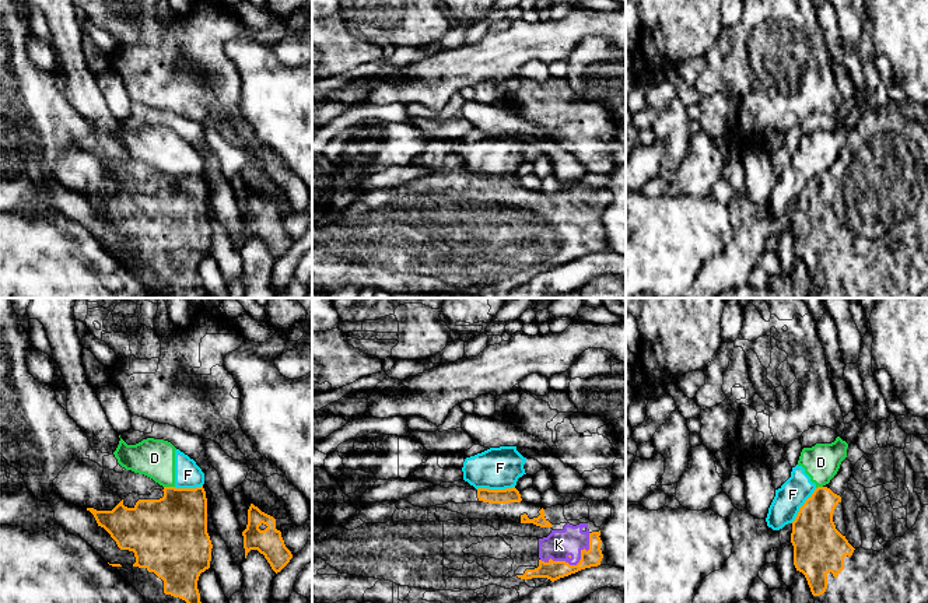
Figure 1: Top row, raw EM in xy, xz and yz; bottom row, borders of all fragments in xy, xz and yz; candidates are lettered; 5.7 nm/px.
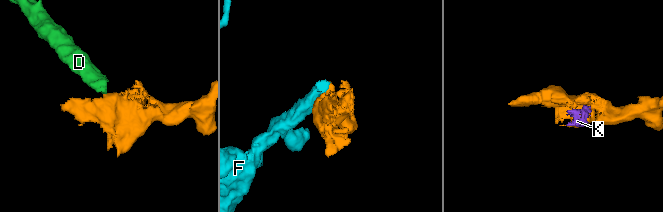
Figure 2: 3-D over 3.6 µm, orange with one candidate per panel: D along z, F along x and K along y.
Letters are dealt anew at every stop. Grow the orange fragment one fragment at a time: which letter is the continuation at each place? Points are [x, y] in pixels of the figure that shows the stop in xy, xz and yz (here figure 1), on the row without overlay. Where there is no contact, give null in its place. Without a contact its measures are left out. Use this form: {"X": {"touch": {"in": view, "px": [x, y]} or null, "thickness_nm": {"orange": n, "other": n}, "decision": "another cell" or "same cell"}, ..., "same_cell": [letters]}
{"D": {"touch": {"in": "xy", "px": [170, 174]}, "thickness_nm": {"orange": 400, "other": 220}, "decision": "another cell"}, "F": {"touch": {"in": "xz", "px": [494, 176]}, "thickness_nm": {"orange": 90, "other": 240}, "decision": "another cell"}, "K": {"touch": {"in": "xz", "px": [577, 251]}, "thickness_nm": {"orange": 110, "other": 170}, "decision": "same cell"}, "same_cell": ["K"]}

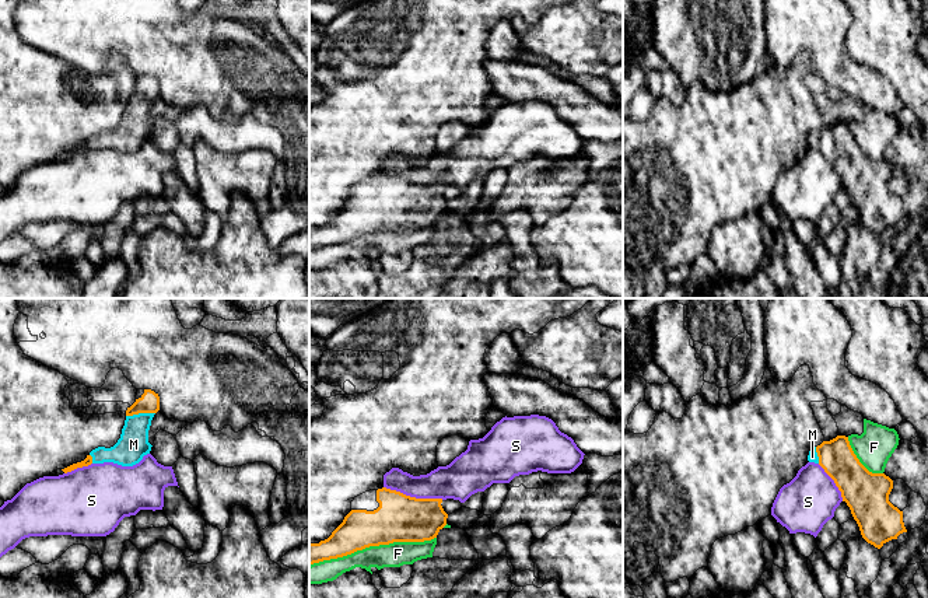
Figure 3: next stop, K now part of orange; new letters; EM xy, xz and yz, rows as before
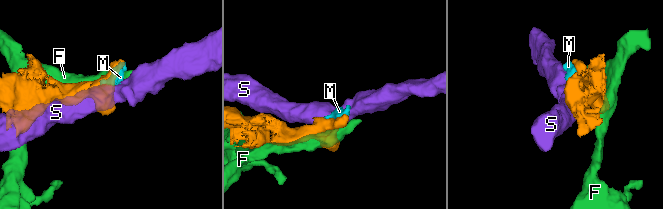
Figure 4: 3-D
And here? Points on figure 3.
{"F": {"touch": {"in": "xz", "px": [373, 231]}, "thickness_nm": {"orange": 280, "other": 140}, "decision": "another cell"}, "M": {"touch": {"in": "xy", "px": [140, 98]}, "thickness_nm": {"orange": 120, "other": 180}, "decision": "same cell"}, "S": {"touch": {"in": "xz", "px": [413, 184]}, "thickness_nm": {"orange": 280, "other": 190}, "decision": "another cell"}, "same_cell": ["M"]}

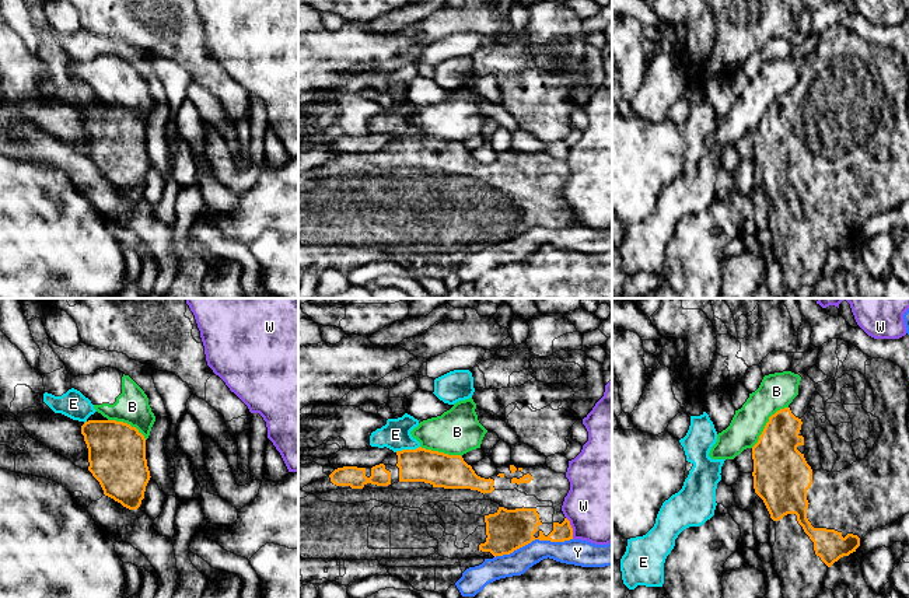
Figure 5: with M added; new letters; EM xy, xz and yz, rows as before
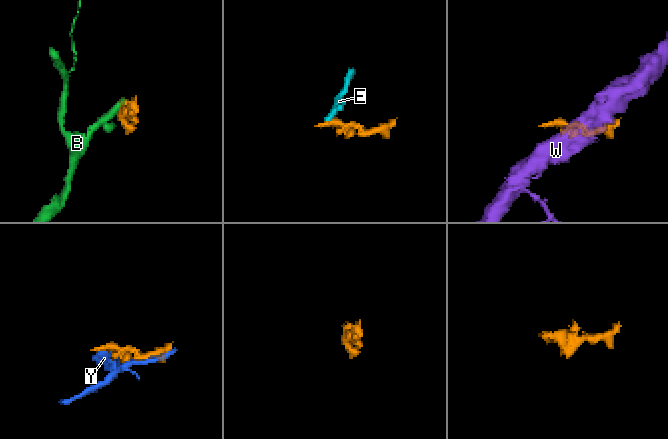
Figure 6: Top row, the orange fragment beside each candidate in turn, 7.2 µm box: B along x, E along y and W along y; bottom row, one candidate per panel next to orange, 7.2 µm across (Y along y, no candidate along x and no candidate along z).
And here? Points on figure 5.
{"B": {"touch": {"in": "yz", "px": [766, 109]}, "thickness_nm": {"orange": 280, "other": 200}, "decision": "another cell"}, "E": {"touch": {"in": "xz", "px": [406, 136]}, "thickness_nm": {"orange": 200, "other": 170}, "decision": "another cell"}, "W": {"touch": {"in": "xz", "px": [572, 214]}, "thickness_nm": {"orange": 110, "other": 460}, "decision": "another cell"}, "Y": {"touch": {"in": "xz", "px": [532, 226]}, "thickness_nm": {"orange": 240, "other": 140}, "decision": "another cell"}, "same_cell": []}

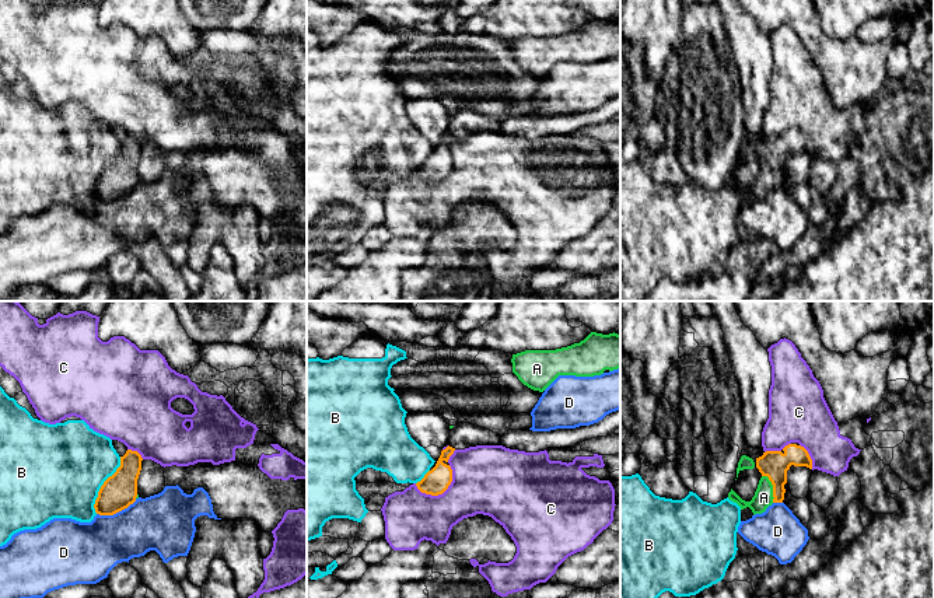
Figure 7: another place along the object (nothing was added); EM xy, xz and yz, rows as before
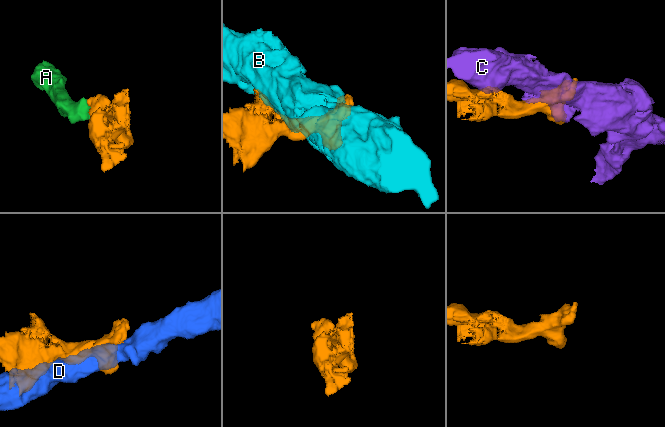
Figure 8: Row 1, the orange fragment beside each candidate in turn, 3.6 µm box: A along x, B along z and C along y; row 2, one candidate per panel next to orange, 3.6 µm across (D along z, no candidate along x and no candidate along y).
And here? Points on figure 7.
{"A": {"touch": {"in": "yz", "px": [773, 174]}, "thickness_nm": {"orange": 160, "other": 110}, "decision": "same cell"}, "B": {"touch": {"in": "xy", "px": [102, 171]}, "thickness_nm": {"orange": 200, "other": 480}, "decision": "another cell"}, "C": {"touch": {"in": "xz", "px": [438, 179]}, "thickness_nm": {"orange": 150, "other": 340}, "decision": "another cell"}, "D": {"touch": {"in": "xy", "px": [116, 198]}, "thickness_nm": {"orange": 200, "other": 320}, "decision": "another cell"}, "same_cell": ["A"]}

